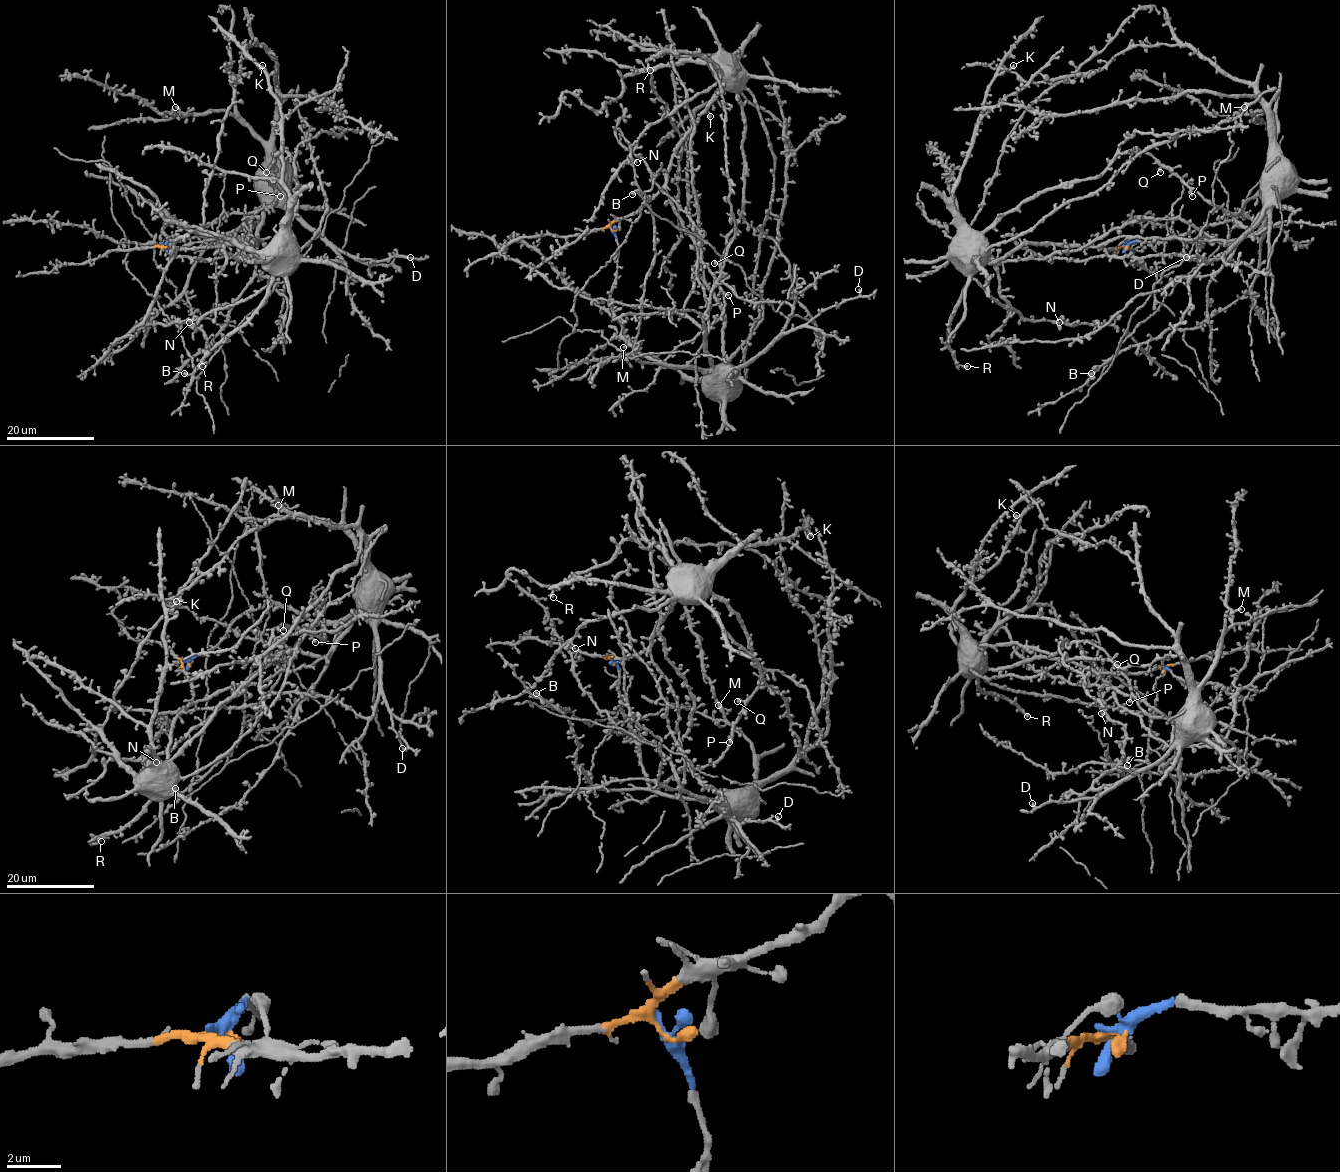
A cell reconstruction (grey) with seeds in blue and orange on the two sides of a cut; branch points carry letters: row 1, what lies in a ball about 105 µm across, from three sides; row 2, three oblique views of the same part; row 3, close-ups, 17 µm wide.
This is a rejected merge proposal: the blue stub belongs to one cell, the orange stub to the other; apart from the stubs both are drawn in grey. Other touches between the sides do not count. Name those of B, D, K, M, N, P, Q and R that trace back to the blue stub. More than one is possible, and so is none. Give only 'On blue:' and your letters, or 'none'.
On blue: B, D, M

